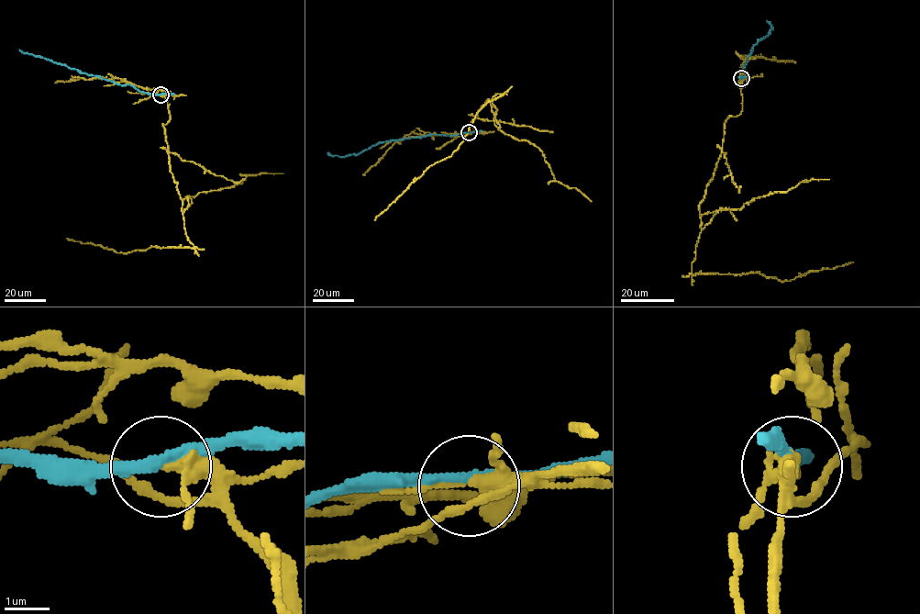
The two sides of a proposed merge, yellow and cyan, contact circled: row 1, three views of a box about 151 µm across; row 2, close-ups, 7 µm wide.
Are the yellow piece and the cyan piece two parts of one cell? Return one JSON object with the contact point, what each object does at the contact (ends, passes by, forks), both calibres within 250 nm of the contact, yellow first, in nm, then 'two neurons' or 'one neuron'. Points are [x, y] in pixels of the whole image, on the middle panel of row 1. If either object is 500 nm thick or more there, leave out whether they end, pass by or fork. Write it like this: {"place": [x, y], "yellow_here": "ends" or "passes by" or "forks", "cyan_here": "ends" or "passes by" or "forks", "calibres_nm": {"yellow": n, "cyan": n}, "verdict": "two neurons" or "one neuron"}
{"place": [469, 132], "yellow_here": "forks", "cyan_here": "passes by", "calibres_nm": {"yellow": 240, "cyan": 200}, "verdict": "two neurons"}

